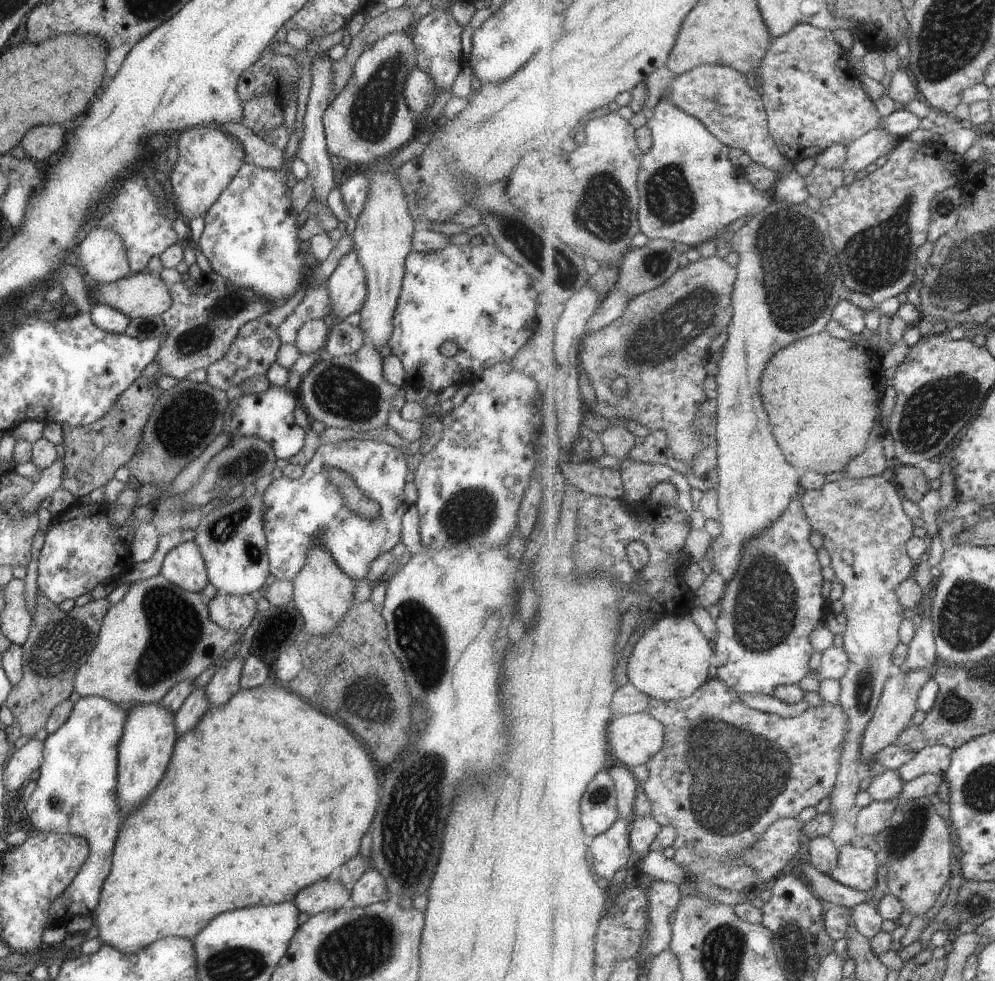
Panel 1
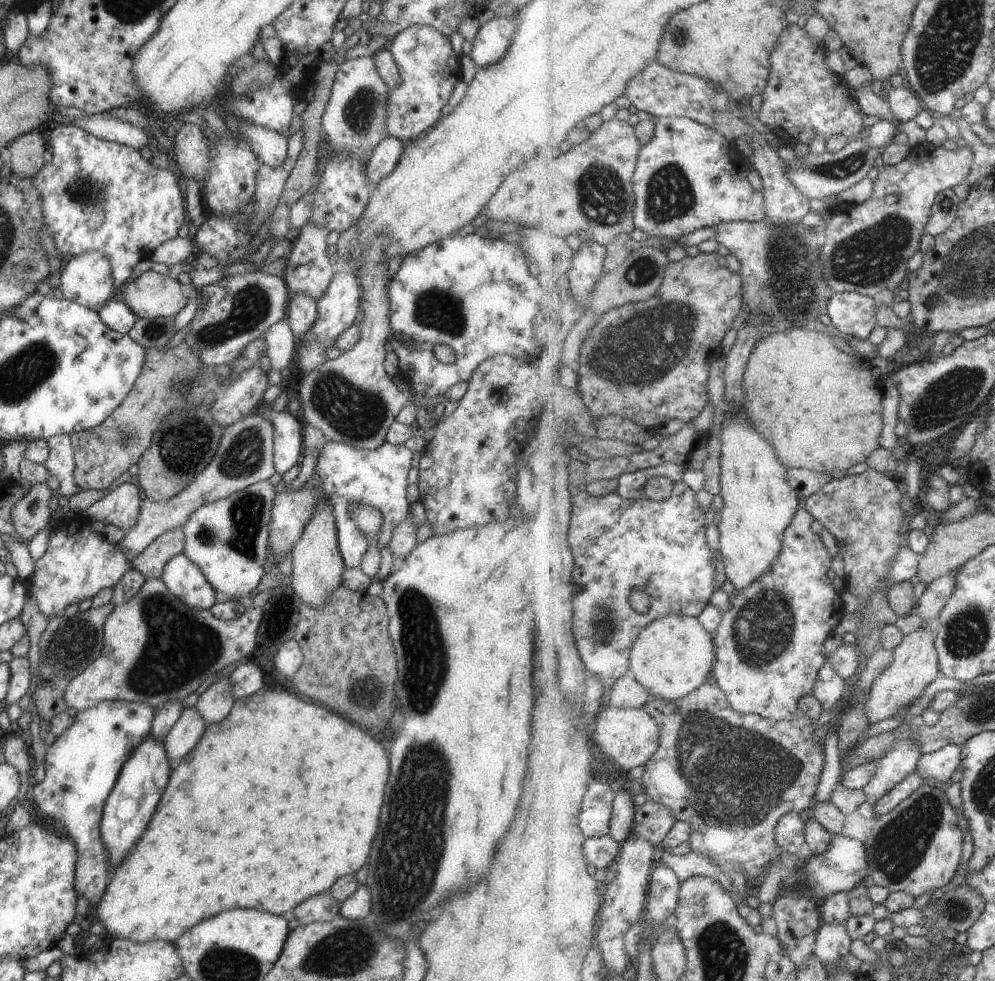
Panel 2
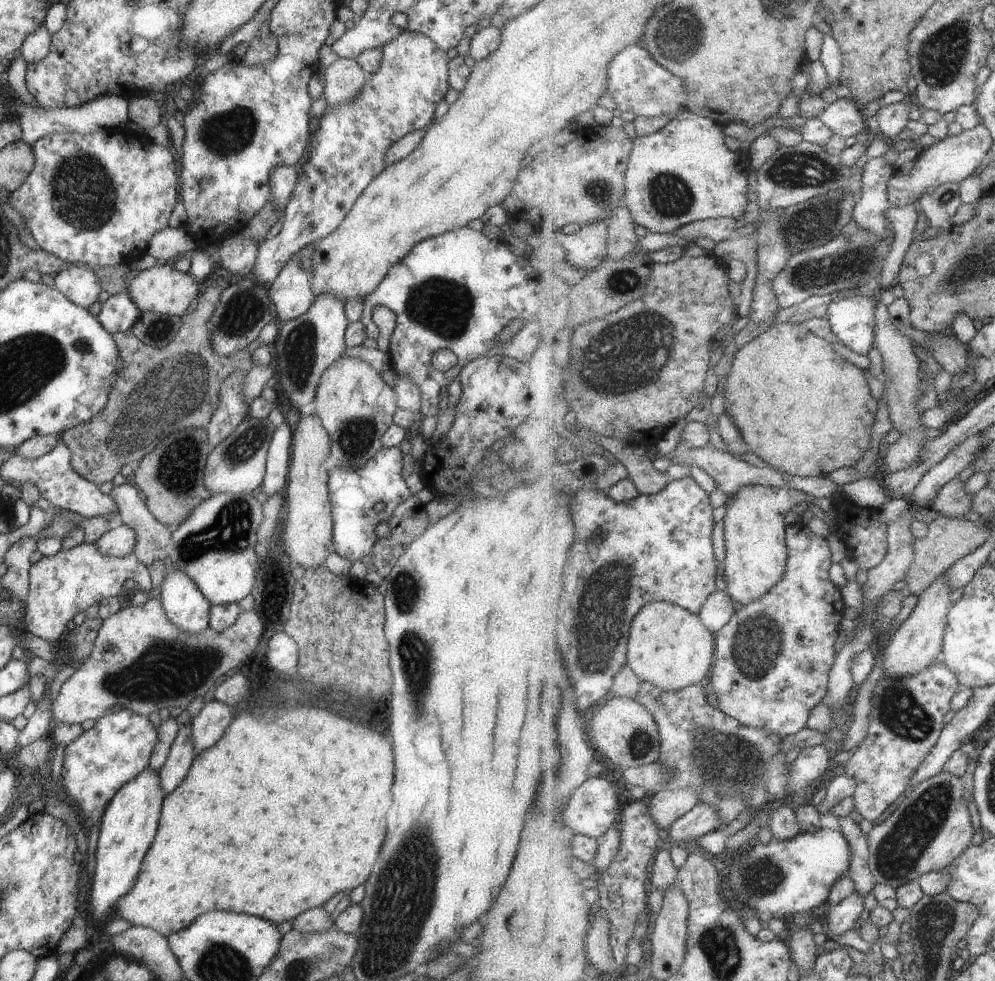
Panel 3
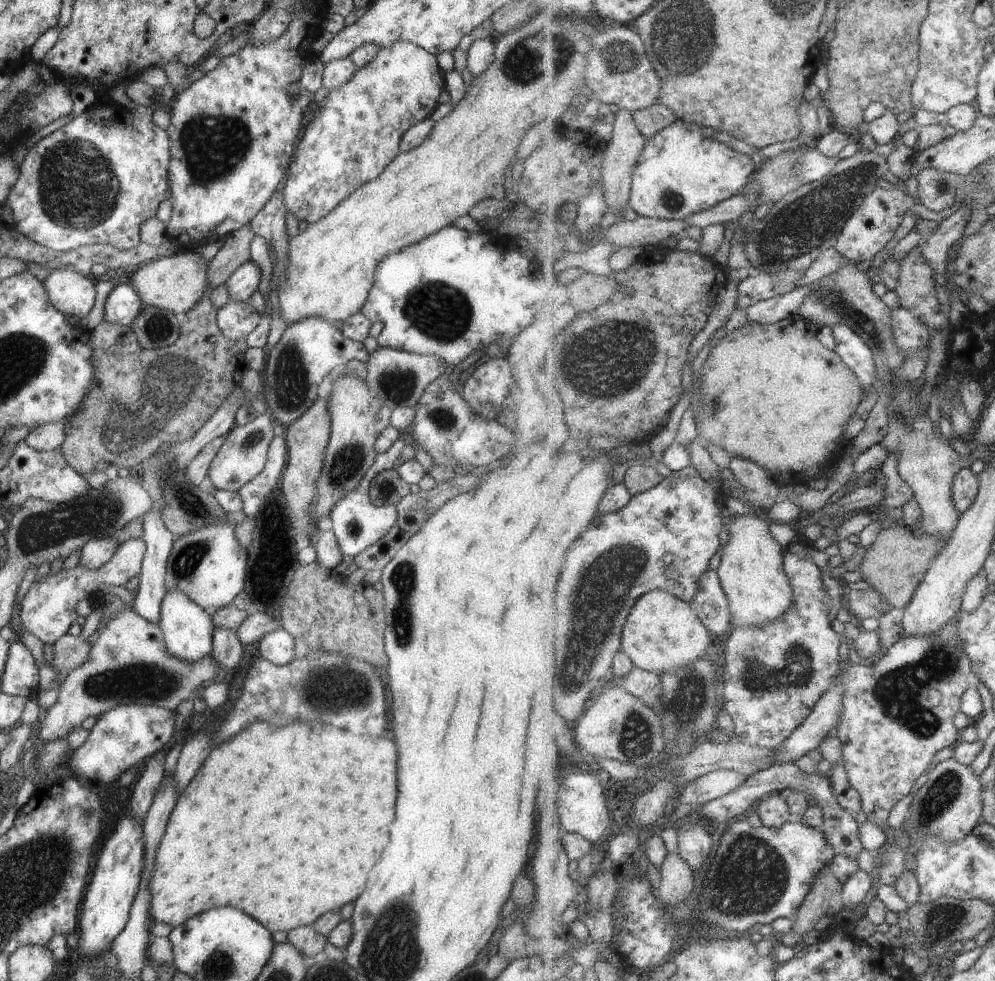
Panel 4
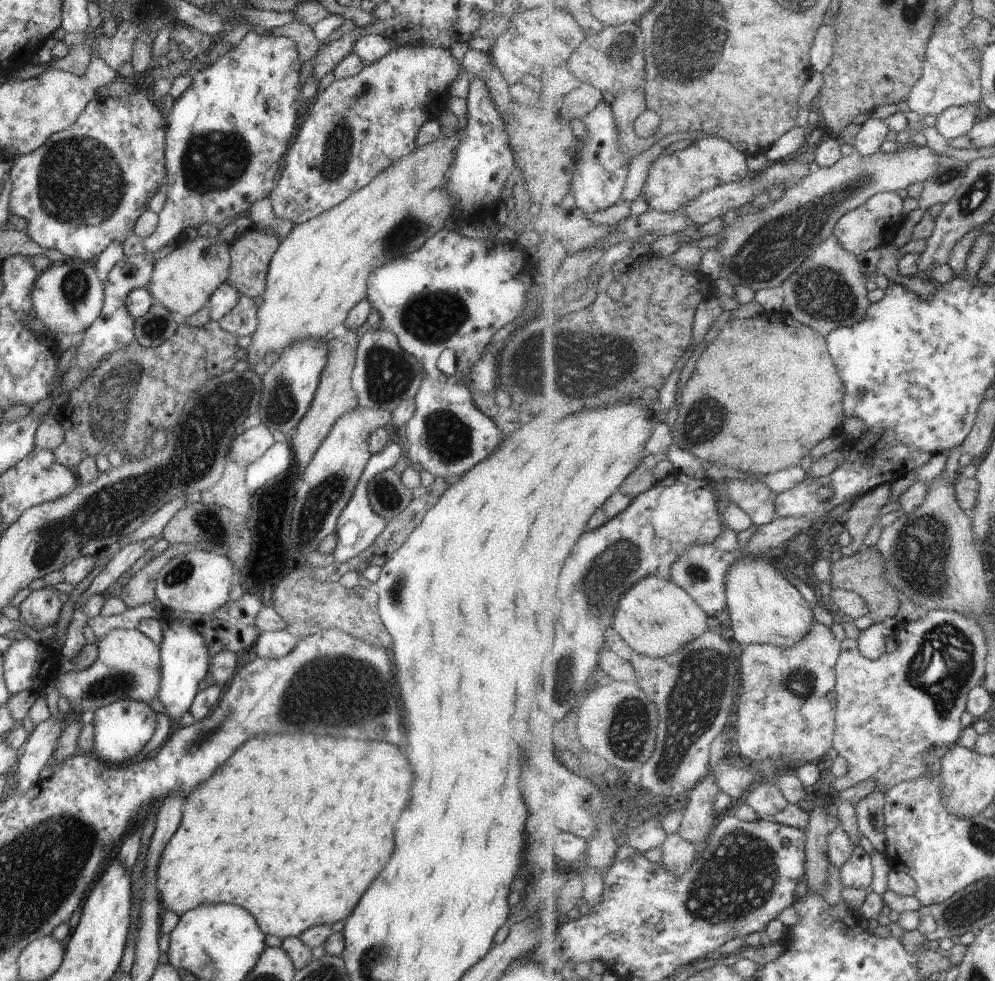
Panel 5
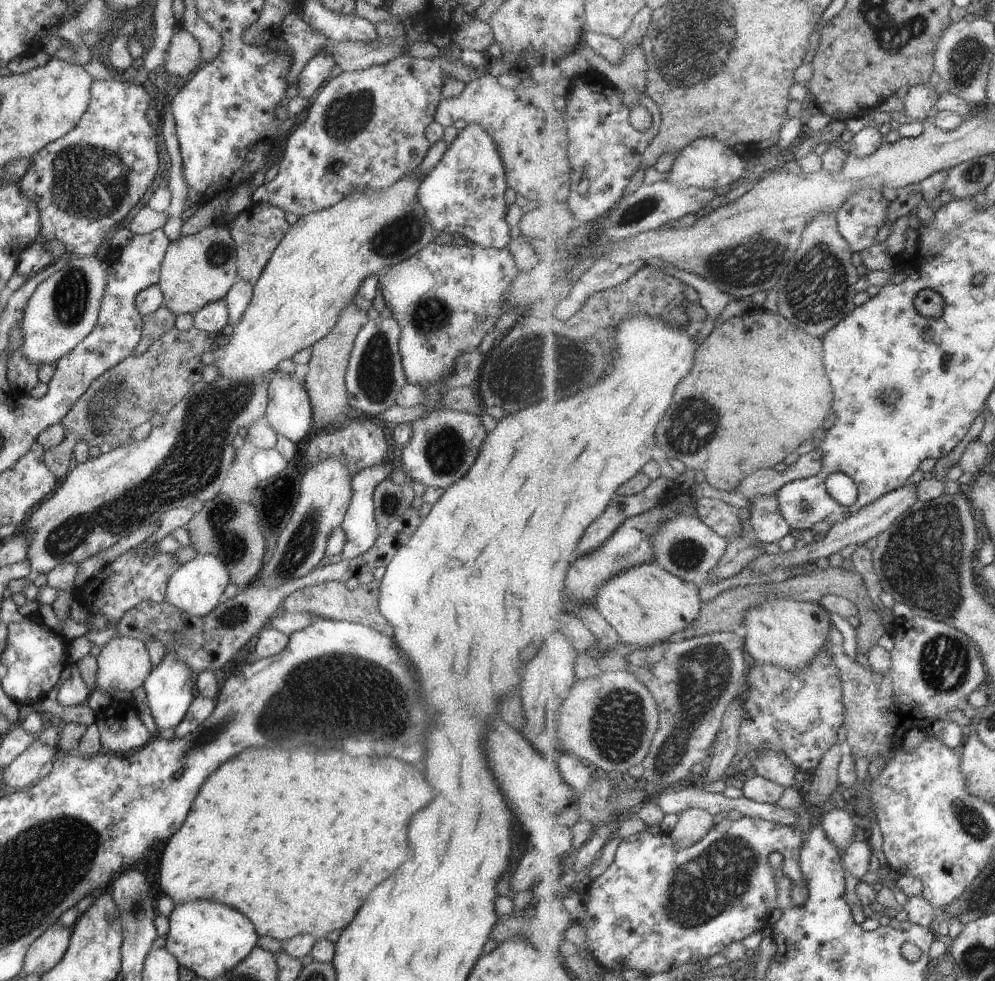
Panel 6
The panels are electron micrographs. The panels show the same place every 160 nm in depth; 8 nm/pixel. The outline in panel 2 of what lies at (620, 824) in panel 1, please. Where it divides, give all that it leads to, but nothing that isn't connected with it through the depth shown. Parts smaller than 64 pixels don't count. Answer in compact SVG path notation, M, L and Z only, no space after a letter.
M611 836L586 839L583 850L591 869L607 871L612 868L621 854L622 844Z

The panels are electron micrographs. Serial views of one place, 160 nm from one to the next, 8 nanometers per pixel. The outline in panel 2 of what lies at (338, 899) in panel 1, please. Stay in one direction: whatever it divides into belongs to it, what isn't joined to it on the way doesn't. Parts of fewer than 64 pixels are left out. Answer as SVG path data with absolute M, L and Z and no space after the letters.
M328 890L299 902L289 916L297 919L299 925L329 922L338 915L338 906Z

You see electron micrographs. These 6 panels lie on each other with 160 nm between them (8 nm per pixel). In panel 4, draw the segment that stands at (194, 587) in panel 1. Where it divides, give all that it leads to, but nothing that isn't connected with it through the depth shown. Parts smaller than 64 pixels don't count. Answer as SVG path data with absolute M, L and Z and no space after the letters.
M176 588L166 590L160 602L160 613L157 623L161 629L166 649L173 656L187 662L195 662L210 654L214 629L211 612L195 604L195 601L192 601L181 590Z

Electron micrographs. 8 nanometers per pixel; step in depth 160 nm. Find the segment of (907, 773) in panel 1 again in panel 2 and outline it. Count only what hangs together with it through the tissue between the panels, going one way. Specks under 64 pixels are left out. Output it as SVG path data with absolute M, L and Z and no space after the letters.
M950 745L933 754L927 754L919 760L919 770L925 779L931 782L947 782L955 774L962 762L963 745Z

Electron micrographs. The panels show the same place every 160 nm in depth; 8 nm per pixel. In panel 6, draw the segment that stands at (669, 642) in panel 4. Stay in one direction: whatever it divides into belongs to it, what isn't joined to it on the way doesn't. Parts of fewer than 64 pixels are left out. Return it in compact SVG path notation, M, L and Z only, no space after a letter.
M659 563L630 568L608 580L598 592L597 610L619 633L620 640L644 649L669 642L702 614L698 588L667 572Z

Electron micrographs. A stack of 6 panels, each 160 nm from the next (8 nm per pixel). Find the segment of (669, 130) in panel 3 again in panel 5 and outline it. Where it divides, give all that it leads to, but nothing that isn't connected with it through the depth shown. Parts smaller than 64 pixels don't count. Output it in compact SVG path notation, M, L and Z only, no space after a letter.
M709 135L671 154L661 154L650 166L641 190L649 210L674 213L712 188L751 176L746 154L723 137Z

